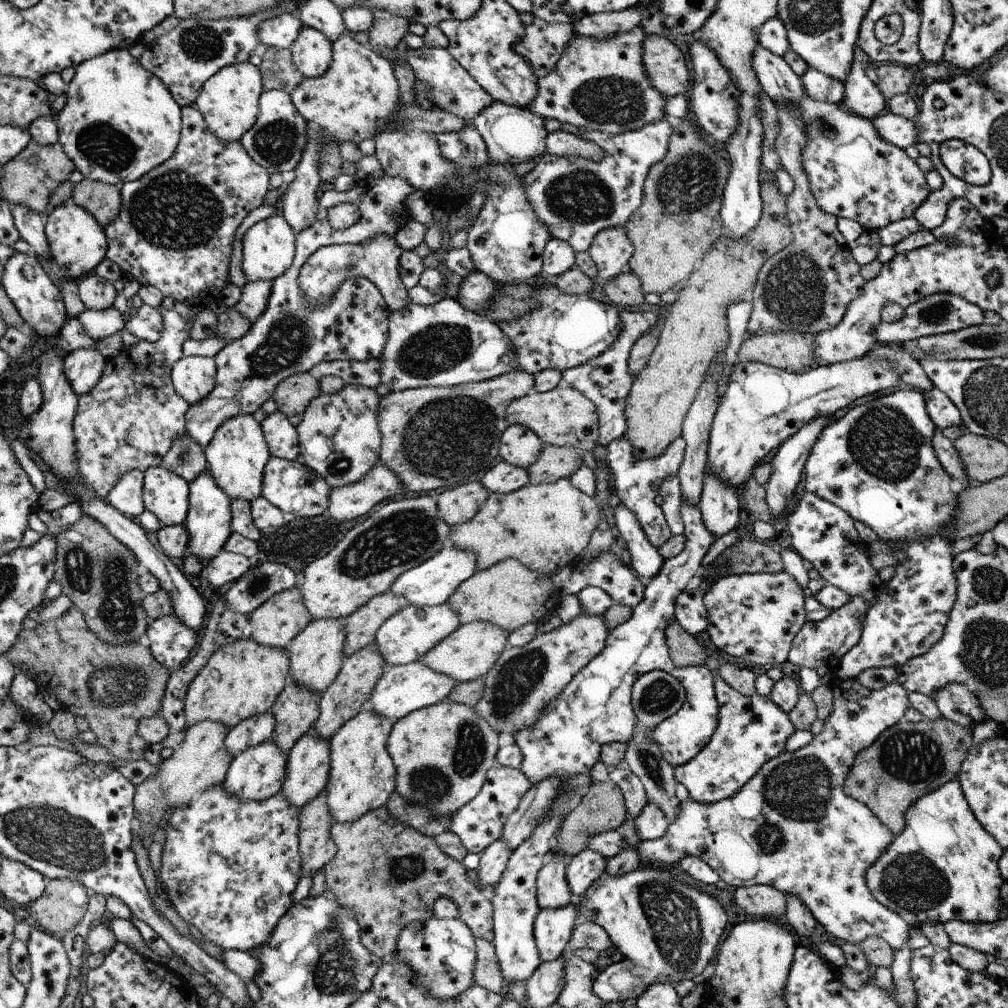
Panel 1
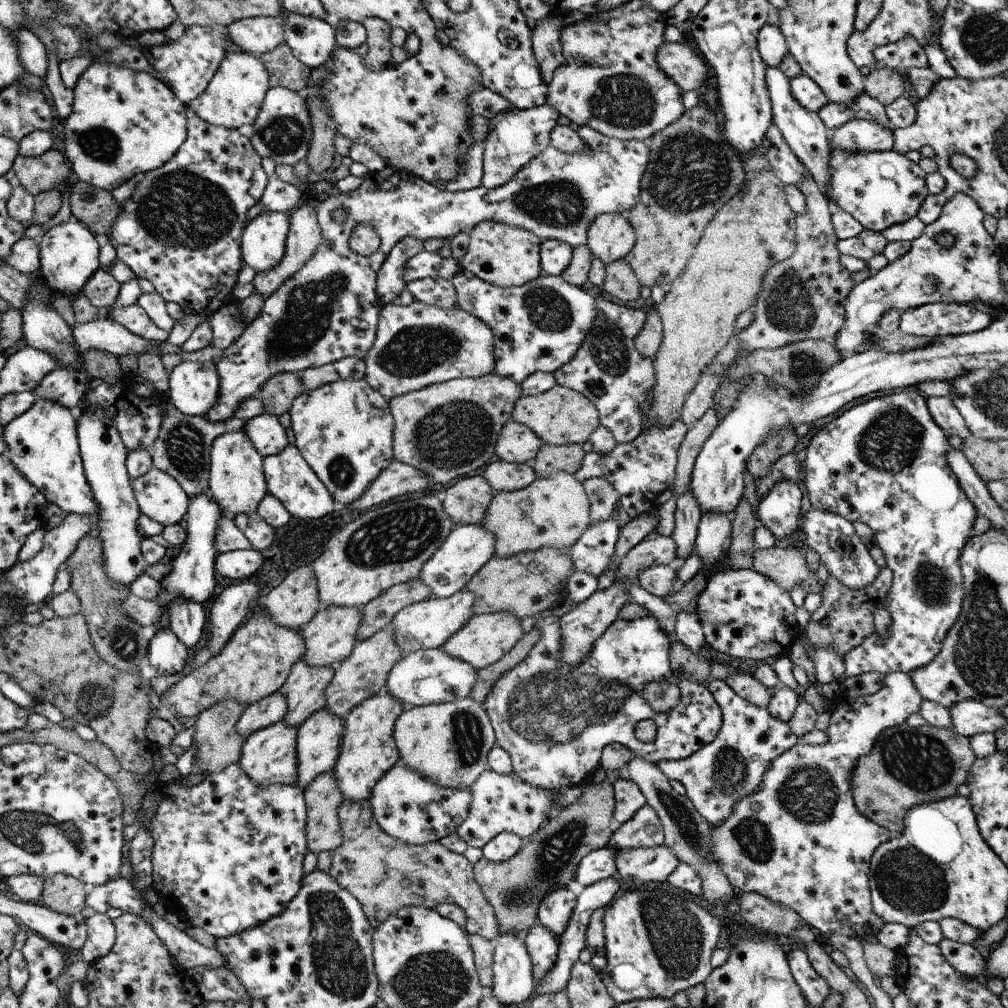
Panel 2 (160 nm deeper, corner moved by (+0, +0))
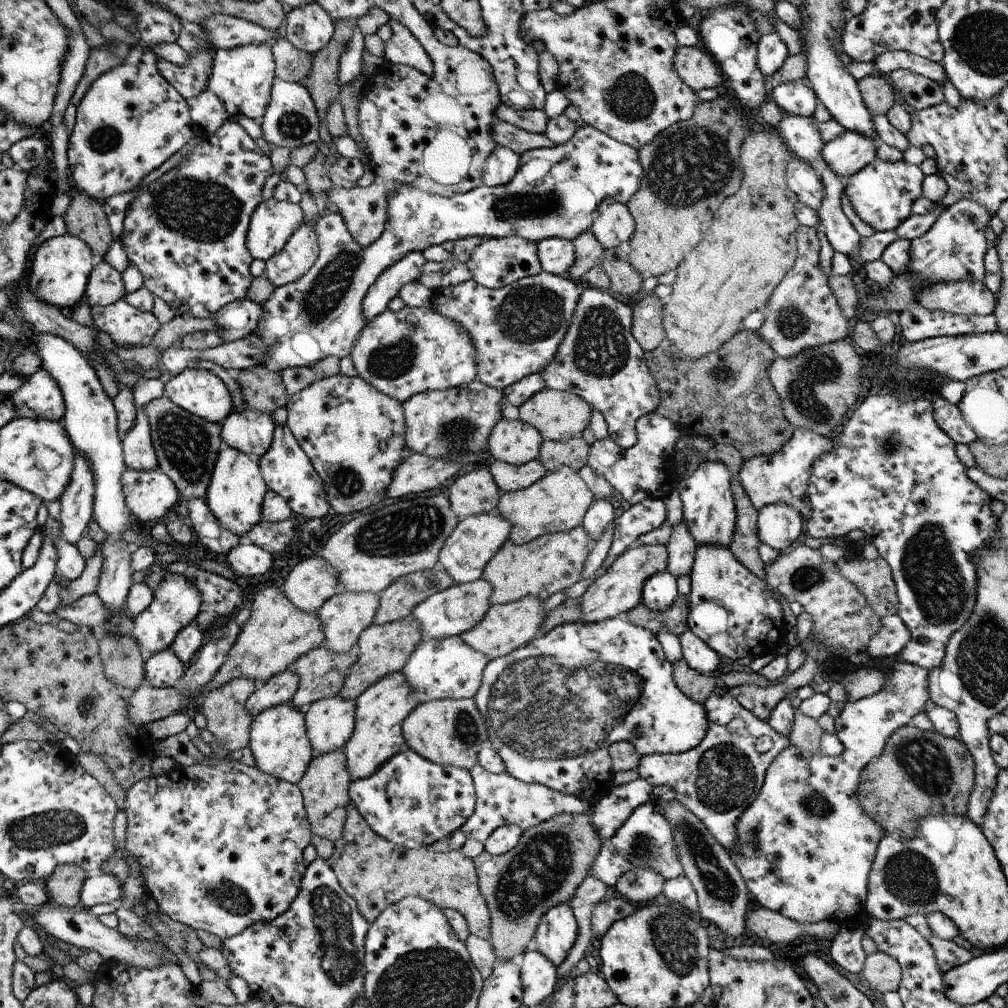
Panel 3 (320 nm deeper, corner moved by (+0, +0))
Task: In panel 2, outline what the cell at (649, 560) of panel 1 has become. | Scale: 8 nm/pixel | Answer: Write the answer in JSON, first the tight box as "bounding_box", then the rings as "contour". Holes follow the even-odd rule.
{"bounding_box":[636,565,680,599],"contour":[[[654,565],[640,572],[636,580],[647,593],[668,599],[680,585],[676,578],[675,570],[668,565]]]}

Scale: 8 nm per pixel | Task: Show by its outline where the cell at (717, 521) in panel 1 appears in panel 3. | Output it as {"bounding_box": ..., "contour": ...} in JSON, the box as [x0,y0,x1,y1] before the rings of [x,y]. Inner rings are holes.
{"bounding_box":[687,545,791,660],"contour":[[[702,545],[696,549],[695,561],[689,574],[691,591],[688,594],[691,604],[687,618],[688,628],[701,638],[719,656],[738,660],[747,656],[749,660],[764,655],[779,655],[786,651],[784,640],[791,626],[785,621],[779,599],[768,584],[748,570],[735,556],[733,548]]]}

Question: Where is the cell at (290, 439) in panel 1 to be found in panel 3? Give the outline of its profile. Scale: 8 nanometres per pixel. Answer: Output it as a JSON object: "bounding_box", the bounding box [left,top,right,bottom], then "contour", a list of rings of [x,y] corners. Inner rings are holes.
{"bounding_box":[220,408,276,460],"contour":[[[246,408],[242,412],[233,411],[221,423],[220,438],[223,447],[228,446],[250,455],[250,458],[260,460],[261,456],[268,450],[273,439],[276,422],[273,415],[262,411]]]}

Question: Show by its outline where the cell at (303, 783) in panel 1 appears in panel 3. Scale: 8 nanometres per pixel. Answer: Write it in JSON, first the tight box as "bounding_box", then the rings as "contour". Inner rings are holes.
{"bounding_box":[305,695,357,753],"contour":[[[334,695],[305,709],[308,735],[314,753],[330,753],[348,744],[356,728],[357,702]]]}

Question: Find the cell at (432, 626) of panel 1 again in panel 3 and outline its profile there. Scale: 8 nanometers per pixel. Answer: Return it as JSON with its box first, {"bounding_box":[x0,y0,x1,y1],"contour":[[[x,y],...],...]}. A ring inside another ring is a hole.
{"bounding_box":[410,578,493,641],"contour":[[[484,578],[460,584],[455,582],[416,605],[410,617],[419,622],[426,641],[461,635],[473,629],[485,617],[492,605],[492,596],[493,586]]]}

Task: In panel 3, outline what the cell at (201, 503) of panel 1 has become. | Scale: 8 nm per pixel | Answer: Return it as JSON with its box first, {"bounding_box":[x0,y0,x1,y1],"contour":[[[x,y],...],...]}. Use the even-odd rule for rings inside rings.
{"bounding_box":[130,573,201,655],"contour":[[[164,573],[164,576],[164,580],[154,590],[154,600],[150,606],[133,619],[130,634],[142,650],[152,655],[170,648],[176,635],[194,622],[201,603],[198,591],[185,576],[170,573]]]}

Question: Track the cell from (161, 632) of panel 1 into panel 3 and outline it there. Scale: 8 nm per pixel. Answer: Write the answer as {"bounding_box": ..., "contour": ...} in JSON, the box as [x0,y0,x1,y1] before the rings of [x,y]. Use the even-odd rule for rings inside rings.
{"bounding_box":[144,648,184,689],"contour":[[[170,648],[153,654],[144,665],[145,684],[165,689],[177,686],[184,676],[182,663]]]}

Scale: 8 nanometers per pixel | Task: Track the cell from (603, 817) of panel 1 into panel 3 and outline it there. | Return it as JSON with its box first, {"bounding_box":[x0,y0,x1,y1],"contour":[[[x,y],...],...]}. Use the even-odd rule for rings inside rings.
{"bounding_box":[474,808,604,961],"contour":[[[593,808],[586,815],[561,814],[549,818],[540,825],[524,830],[519,843],[503,855],[491,856],[484,850],[474,858],[480,877],[479,891],[486,899],[492,915],[490,940],[498,961],[510,961],[514,956],[524,954],[533,944],[541,918],[555,906],[569,903],[585,878],[590,875],[601,845],[604,844],[593,826],[592,810]]]}

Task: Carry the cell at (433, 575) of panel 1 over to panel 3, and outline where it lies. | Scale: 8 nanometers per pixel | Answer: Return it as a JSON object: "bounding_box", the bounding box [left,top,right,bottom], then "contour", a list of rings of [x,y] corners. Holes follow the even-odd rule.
{"bounding_box":[439,511,513,584],"contour":[[[497,511],[463,518],[445,542],[439,563],[458,584],[477,581],[482,578],[486,565],[500,552],[502,545],[510,540],[512,530],[513,523]]]}

